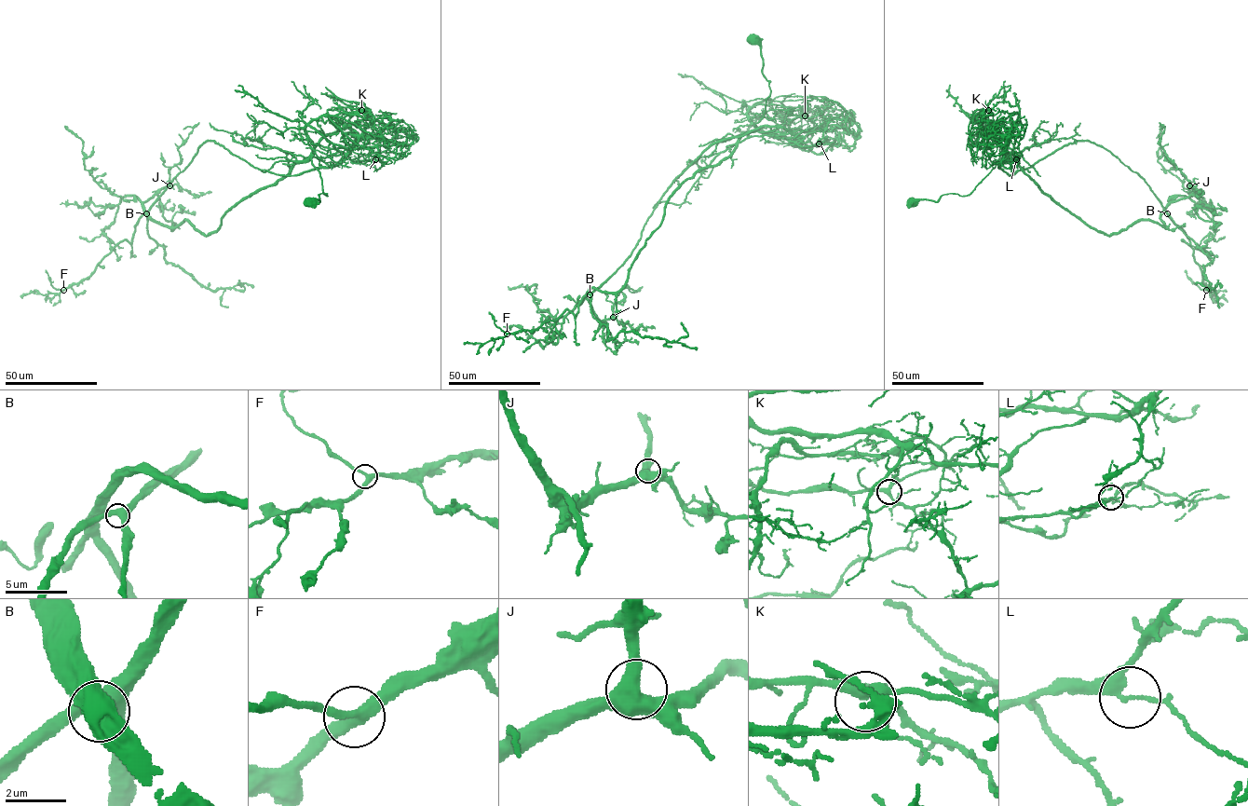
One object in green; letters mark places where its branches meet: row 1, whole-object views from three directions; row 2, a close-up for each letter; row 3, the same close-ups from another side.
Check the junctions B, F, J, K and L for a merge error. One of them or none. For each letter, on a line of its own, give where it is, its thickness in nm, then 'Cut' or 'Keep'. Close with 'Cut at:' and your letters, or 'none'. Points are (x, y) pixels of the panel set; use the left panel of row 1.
B: Place: (146, 213). Thickness 440 nm. Keep
F: Place: (63, 290). Thickness 360 nm. Keep
J: Place: (169, 185). Thickness 480 nm. Keep
K: Place: (361, 110). Thickness 260 nm. Keep
L: Place: (375, 159). Thickness 200 nm. Cut
Cut at: L

